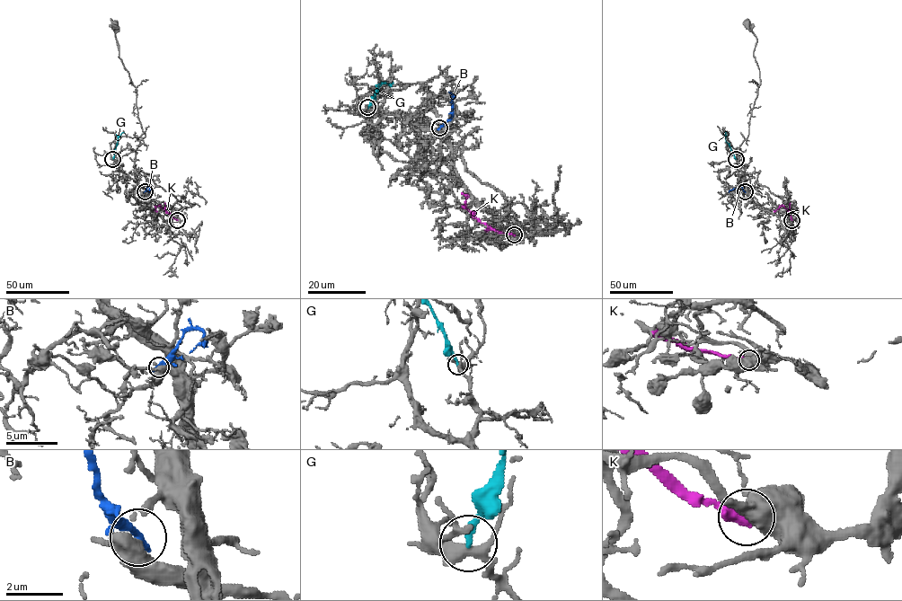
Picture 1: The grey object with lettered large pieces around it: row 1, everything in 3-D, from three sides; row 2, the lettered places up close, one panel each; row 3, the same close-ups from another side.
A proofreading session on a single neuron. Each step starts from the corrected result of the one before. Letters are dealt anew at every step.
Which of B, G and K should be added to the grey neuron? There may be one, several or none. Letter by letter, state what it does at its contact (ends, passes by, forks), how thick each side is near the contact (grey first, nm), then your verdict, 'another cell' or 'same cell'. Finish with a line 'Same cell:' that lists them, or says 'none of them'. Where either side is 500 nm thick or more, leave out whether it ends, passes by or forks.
B: 600 nm thick on the grey side, 360 nm on the other; another cell
G: it ends there; 320 nm thick on the grey side, 200 nm on the other; another cell
K: 650 nm thick on the grey side, 440 nm on the other; another cell
Same cell: none of them

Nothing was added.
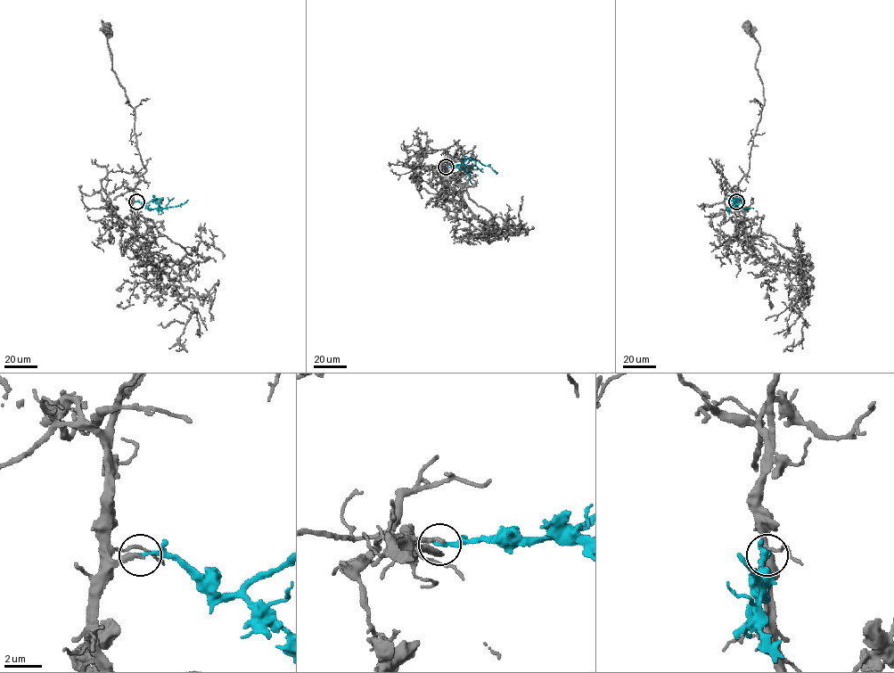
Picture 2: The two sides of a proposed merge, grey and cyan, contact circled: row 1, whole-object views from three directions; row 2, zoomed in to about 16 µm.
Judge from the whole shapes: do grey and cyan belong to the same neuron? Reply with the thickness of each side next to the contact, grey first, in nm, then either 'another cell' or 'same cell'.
calibres 240 and 200 nm; same cell

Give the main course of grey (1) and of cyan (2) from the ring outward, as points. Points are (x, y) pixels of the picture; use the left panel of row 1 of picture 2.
1: (135, 201), (134, 201), (134, 187), (146, 168), (136, 146), (135, 109), (111, 69), (107, 28)
2: (135, 201), (145, 204), (154, 201), (165, 209), (188, 200)

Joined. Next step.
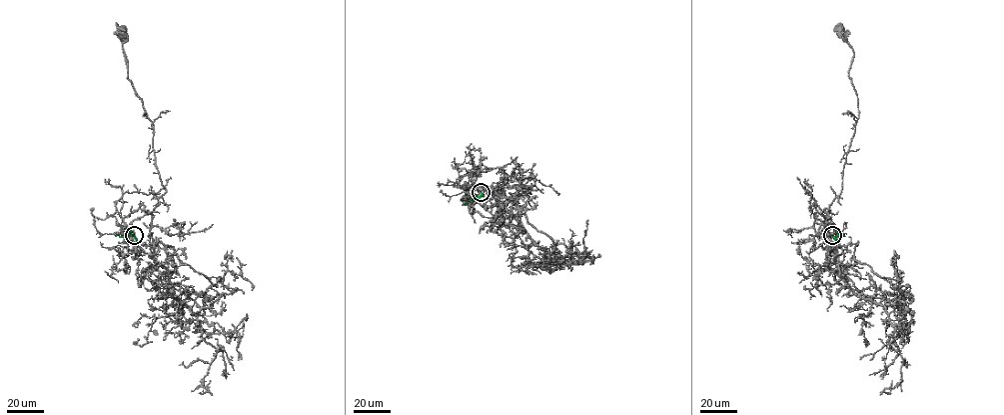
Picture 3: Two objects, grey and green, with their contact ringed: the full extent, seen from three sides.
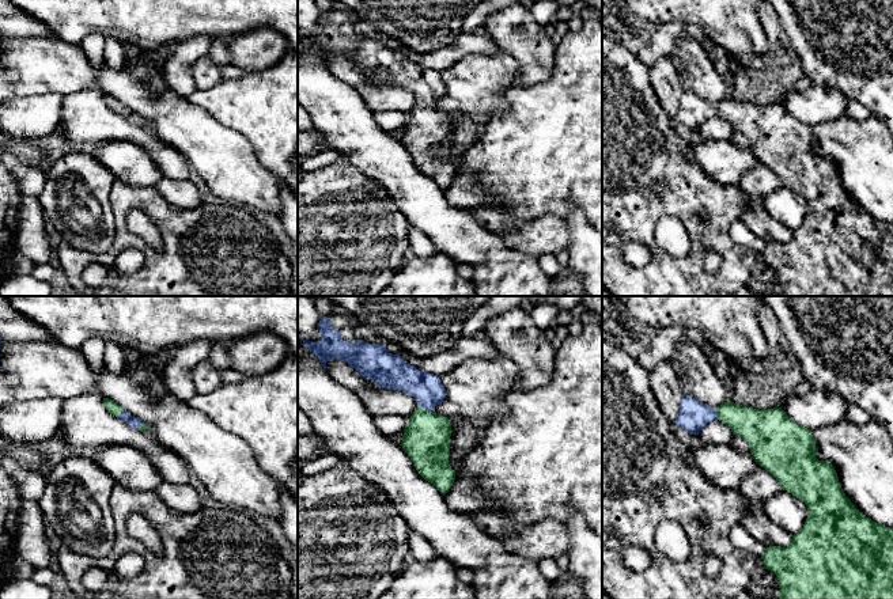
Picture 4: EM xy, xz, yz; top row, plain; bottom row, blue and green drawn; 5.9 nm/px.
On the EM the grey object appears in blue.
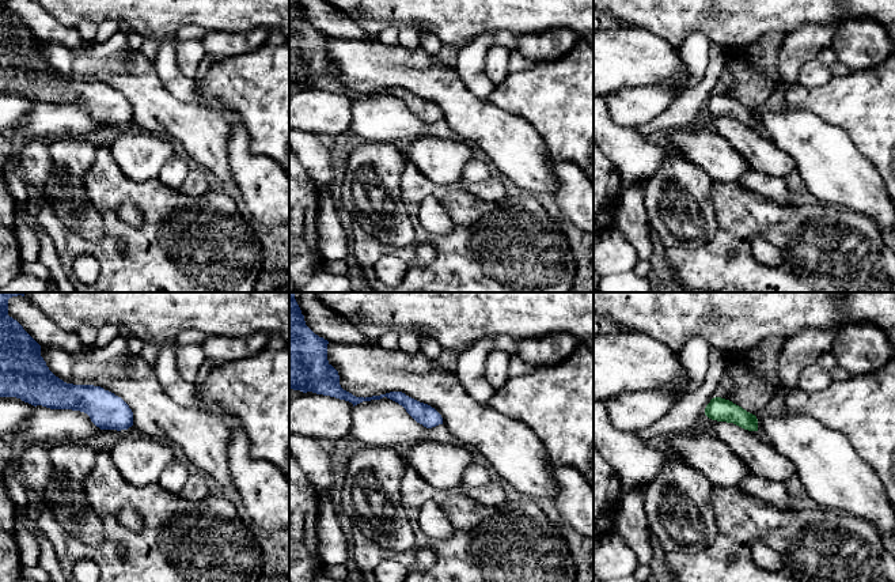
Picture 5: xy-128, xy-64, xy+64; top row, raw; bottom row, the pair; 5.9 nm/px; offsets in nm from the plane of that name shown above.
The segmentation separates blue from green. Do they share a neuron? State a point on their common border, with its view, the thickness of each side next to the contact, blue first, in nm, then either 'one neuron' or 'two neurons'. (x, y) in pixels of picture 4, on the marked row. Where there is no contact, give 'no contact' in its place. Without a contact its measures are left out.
contact xz (426, 409); calibres 190 and 280 nm; one neuron

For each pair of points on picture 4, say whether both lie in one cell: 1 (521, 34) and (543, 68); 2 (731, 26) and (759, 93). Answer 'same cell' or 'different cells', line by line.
1: same cell
2: different cells

